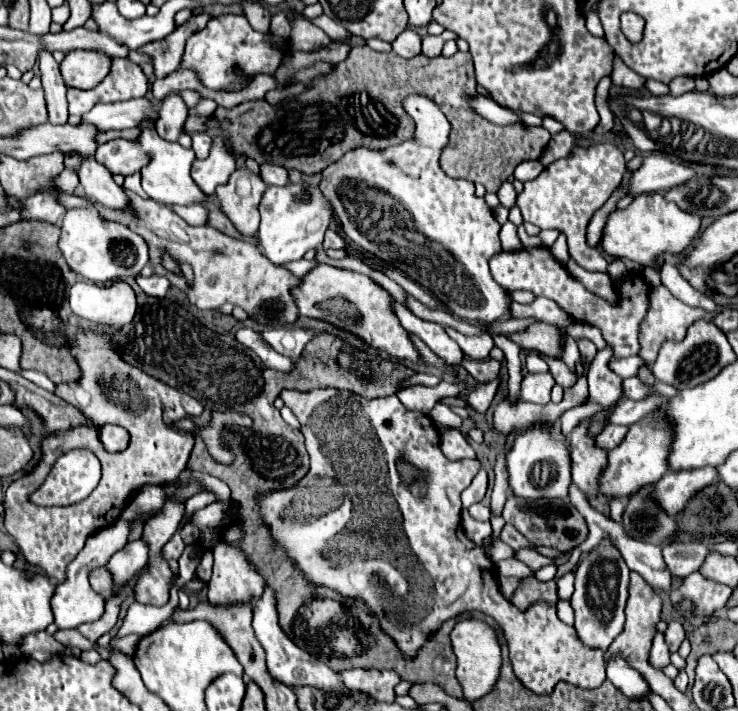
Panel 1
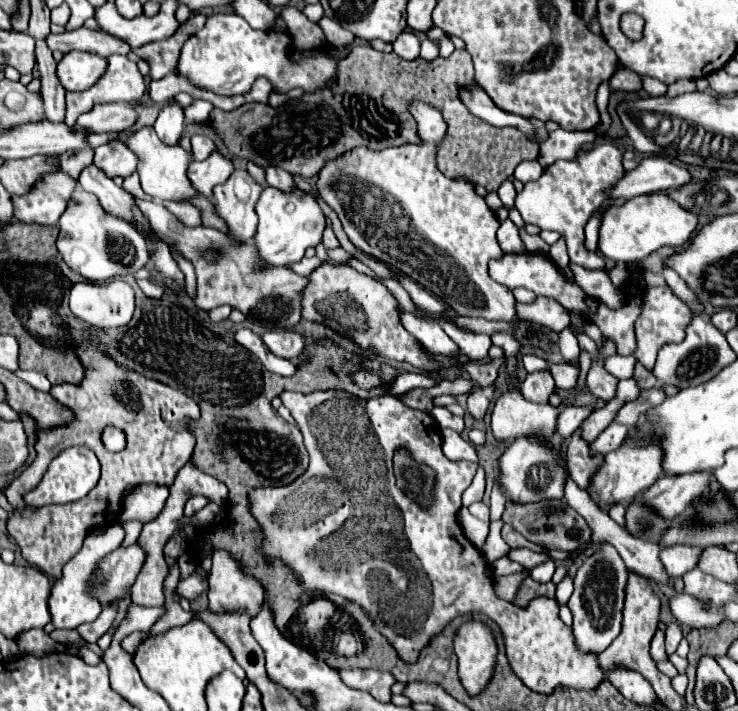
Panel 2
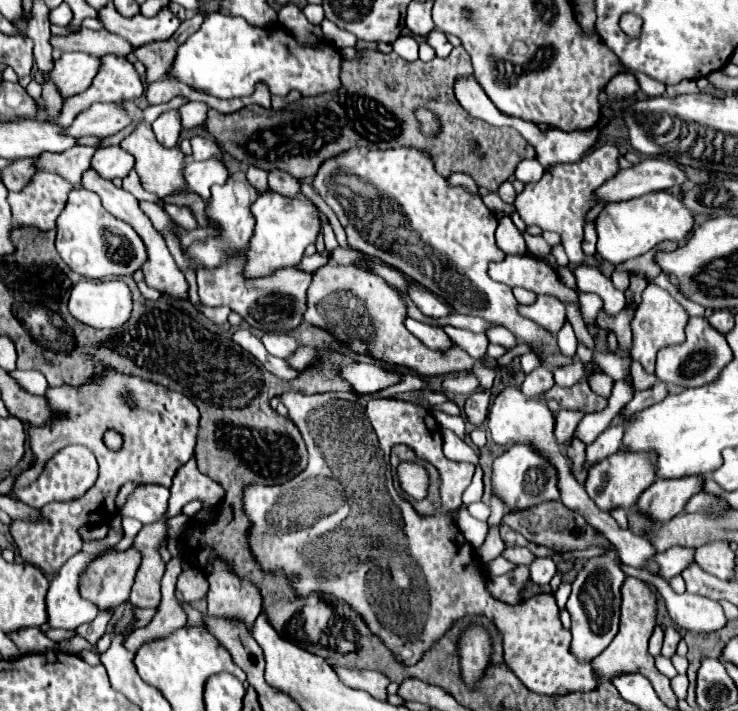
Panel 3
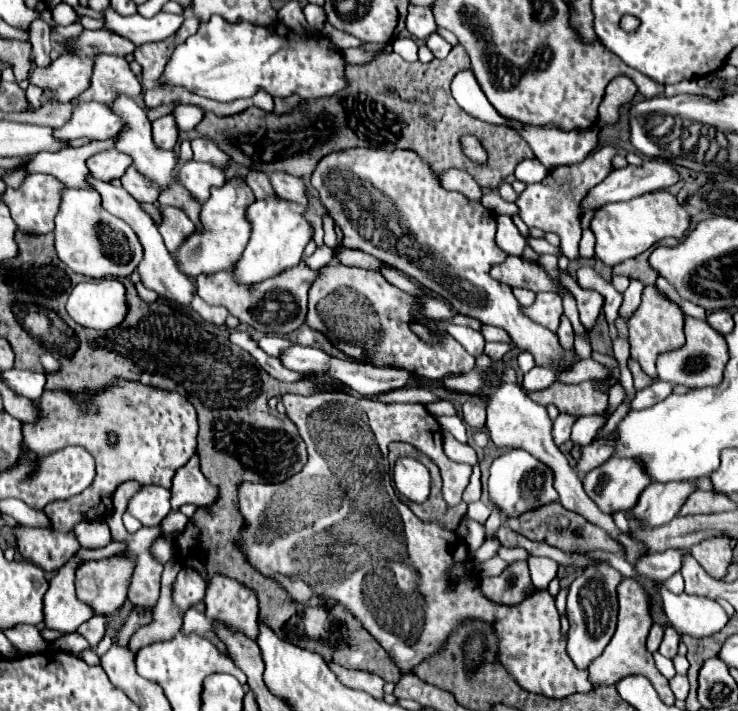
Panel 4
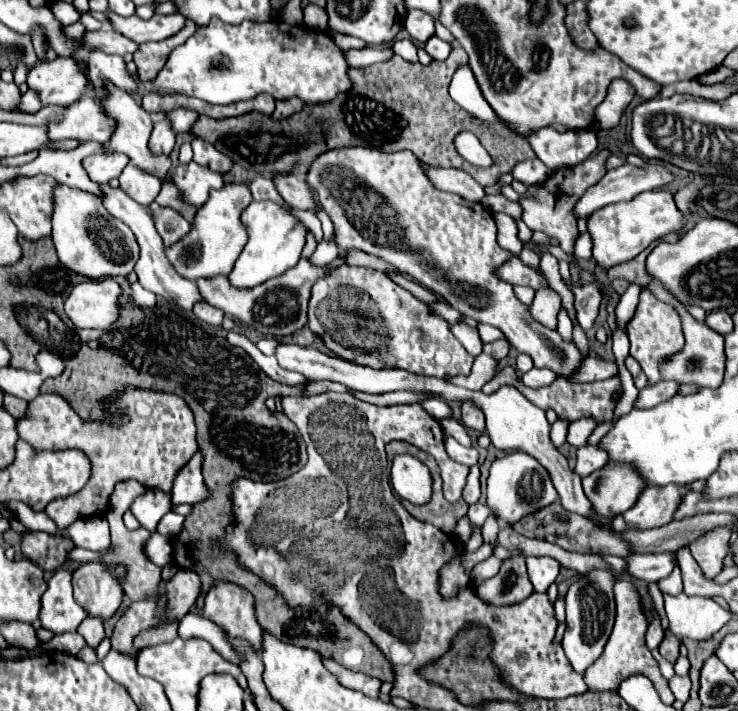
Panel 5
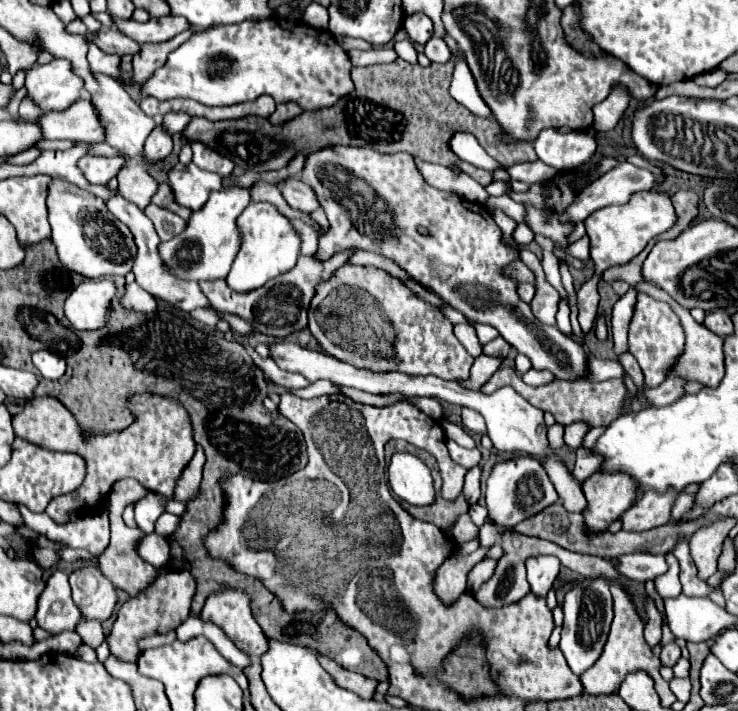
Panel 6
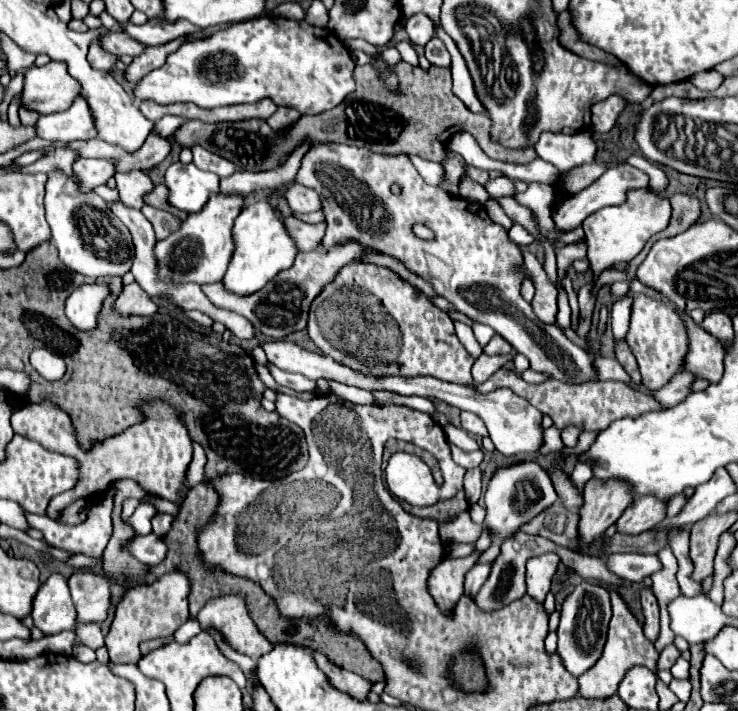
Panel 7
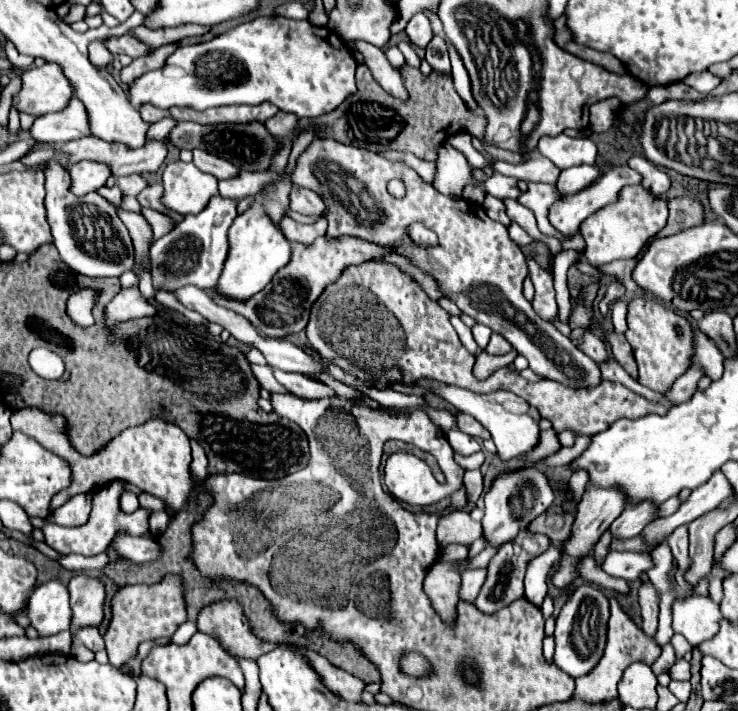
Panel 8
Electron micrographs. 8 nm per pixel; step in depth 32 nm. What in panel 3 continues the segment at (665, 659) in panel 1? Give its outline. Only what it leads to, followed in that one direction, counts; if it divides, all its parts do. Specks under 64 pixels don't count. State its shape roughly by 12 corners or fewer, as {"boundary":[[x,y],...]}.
{"boundary":[[660,626],[654,628],[648,646],[650,654],[660,654],[660,644],[664,638],[664,630]]}

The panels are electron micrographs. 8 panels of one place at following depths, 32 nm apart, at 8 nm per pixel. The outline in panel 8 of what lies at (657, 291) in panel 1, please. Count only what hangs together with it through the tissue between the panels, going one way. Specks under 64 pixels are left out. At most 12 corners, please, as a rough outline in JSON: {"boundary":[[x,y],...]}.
{"boundary":[[652,298],[630,300],[638,382],[668,392],[692,366],[694,326]]}

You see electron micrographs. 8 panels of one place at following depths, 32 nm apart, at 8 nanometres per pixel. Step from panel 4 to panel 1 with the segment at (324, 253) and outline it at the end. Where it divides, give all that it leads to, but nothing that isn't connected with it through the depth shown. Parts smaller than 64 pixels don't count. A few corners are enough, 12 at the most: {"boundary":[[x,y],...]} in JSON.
{"boundary":[[298,260],[286,264],[292,274],[308,274],[318,260]]}

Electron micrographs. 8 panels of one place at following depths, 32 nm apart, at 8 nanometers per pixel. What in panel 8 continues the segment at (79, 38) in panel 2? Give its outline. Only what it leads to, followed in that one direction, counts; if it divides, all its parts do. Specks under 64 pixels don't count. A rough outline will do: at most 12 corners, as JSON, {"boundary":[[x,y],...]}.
{"boundary":[[132,34],[110,38],[106,48],[118,56],[148,56],[152,48]]}

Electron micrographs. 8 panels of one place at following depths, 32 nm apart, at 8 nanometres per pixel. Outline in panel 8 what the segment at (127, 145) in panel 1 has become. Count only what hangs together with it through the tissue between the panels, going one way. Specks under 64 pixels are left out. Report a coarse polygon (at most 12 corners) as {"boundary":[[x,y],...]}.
{"boundary":[[82,160],[72,164],[74,196],[106,184],[106,164]]}

